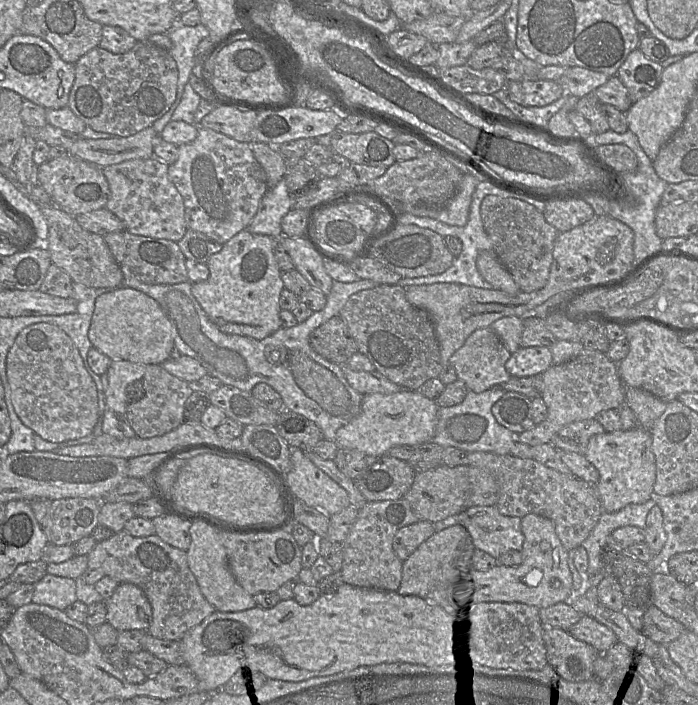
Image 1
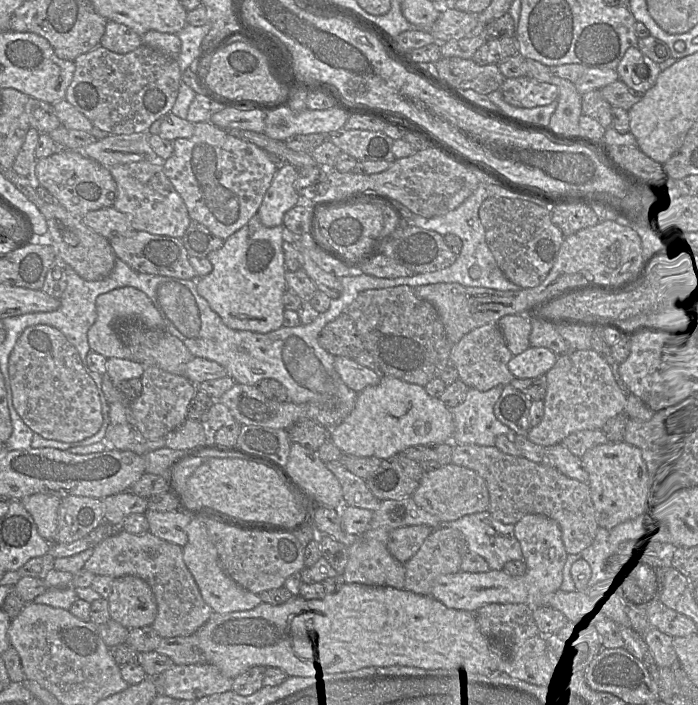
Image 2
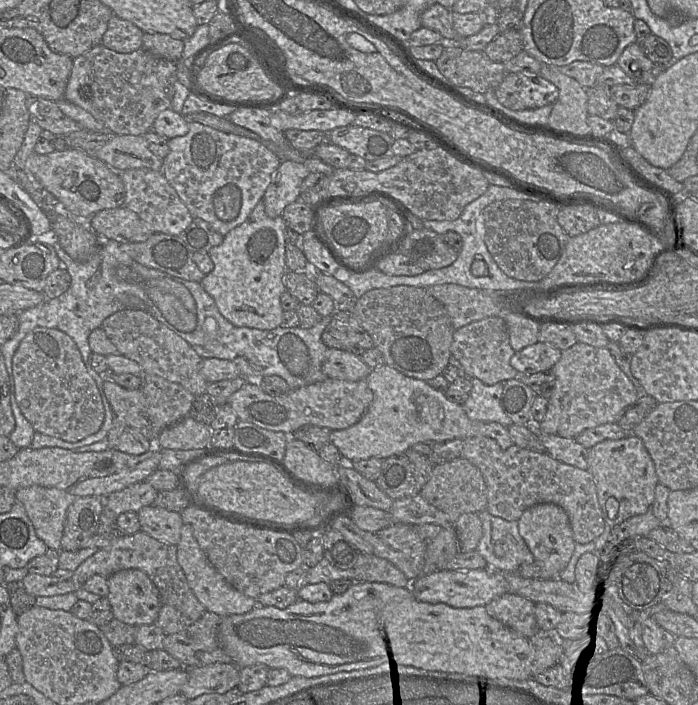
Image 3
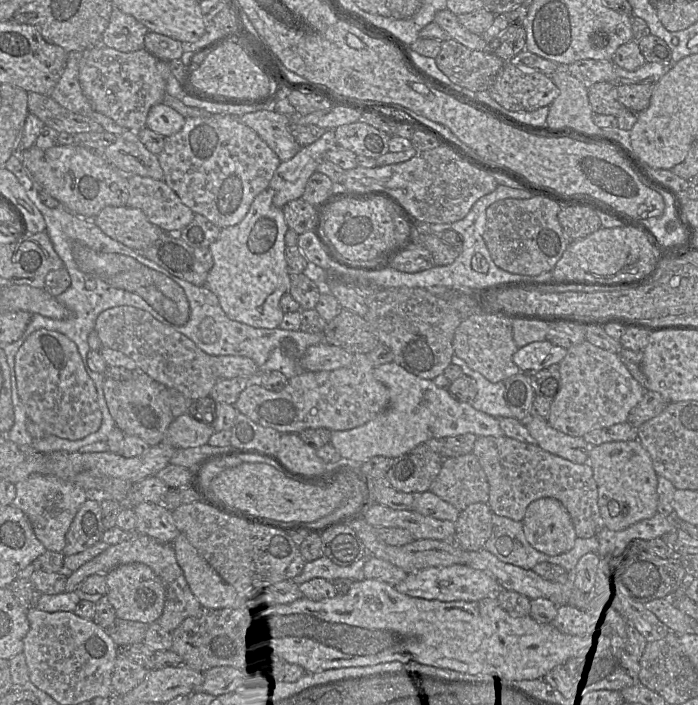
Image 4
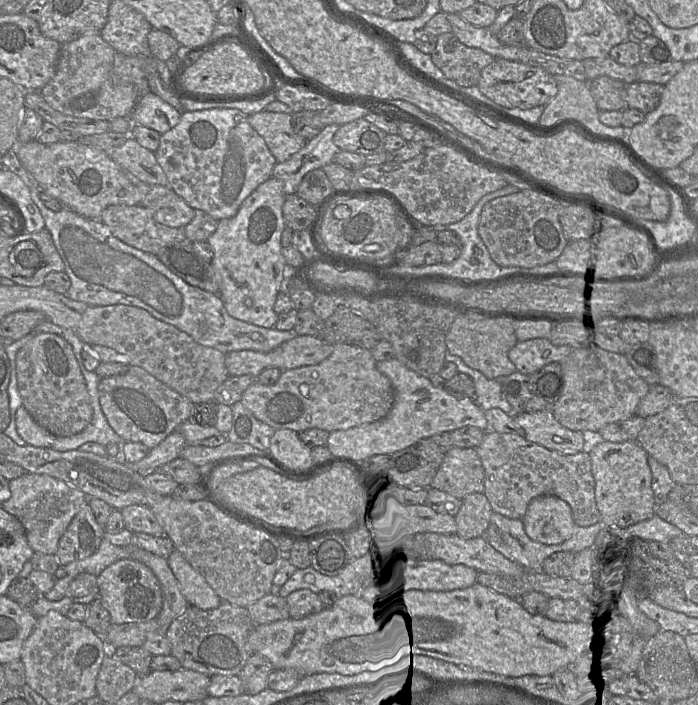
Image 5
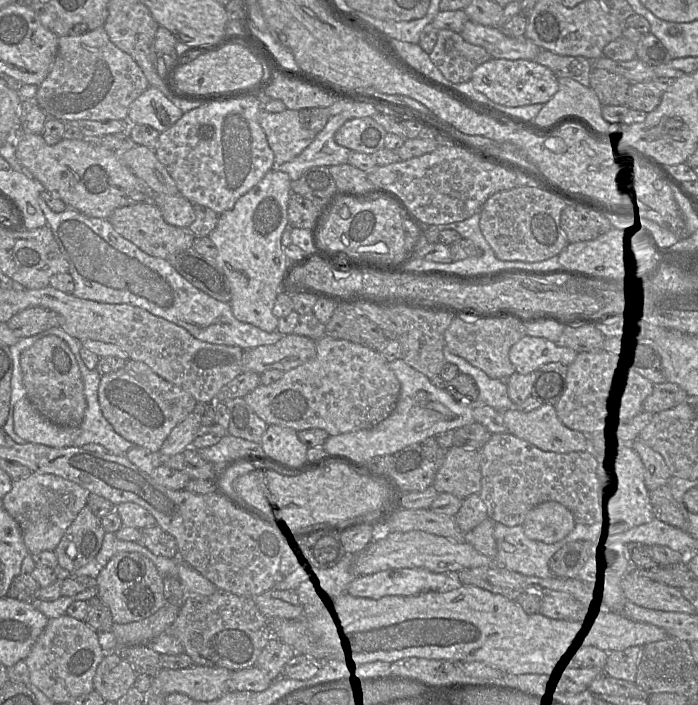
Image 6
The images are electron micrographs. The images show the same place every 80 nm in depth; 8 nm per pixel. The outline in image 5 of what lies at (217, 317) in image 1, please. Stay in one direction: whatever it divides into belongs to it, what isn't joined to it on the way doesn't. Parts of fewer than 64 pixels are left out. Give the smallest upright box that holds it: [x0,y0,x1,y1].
[206,177,296,328]

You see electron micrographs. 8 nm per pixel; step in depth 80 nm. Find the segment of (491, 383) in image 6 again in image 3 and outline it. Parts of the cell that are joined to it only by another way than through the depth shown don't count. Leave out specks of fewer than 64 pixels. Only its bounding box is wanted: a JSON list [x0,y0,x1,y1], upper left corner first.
[449,354,513,427]

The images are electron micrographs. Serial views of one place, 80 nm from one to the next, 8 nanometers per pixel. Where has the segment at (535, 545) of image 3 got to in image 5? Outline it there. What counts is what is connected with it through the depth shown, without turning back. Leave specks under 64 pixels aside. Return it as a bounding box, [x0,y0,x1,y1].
[522,495,576,545]

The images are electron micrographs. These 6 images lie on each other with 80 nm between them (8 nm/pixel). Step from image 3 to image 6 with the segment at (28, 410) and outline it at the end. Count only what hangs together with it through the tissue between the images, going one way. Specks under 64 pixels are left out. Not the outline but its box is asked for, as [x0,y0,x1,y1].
[20,336,87,427]

